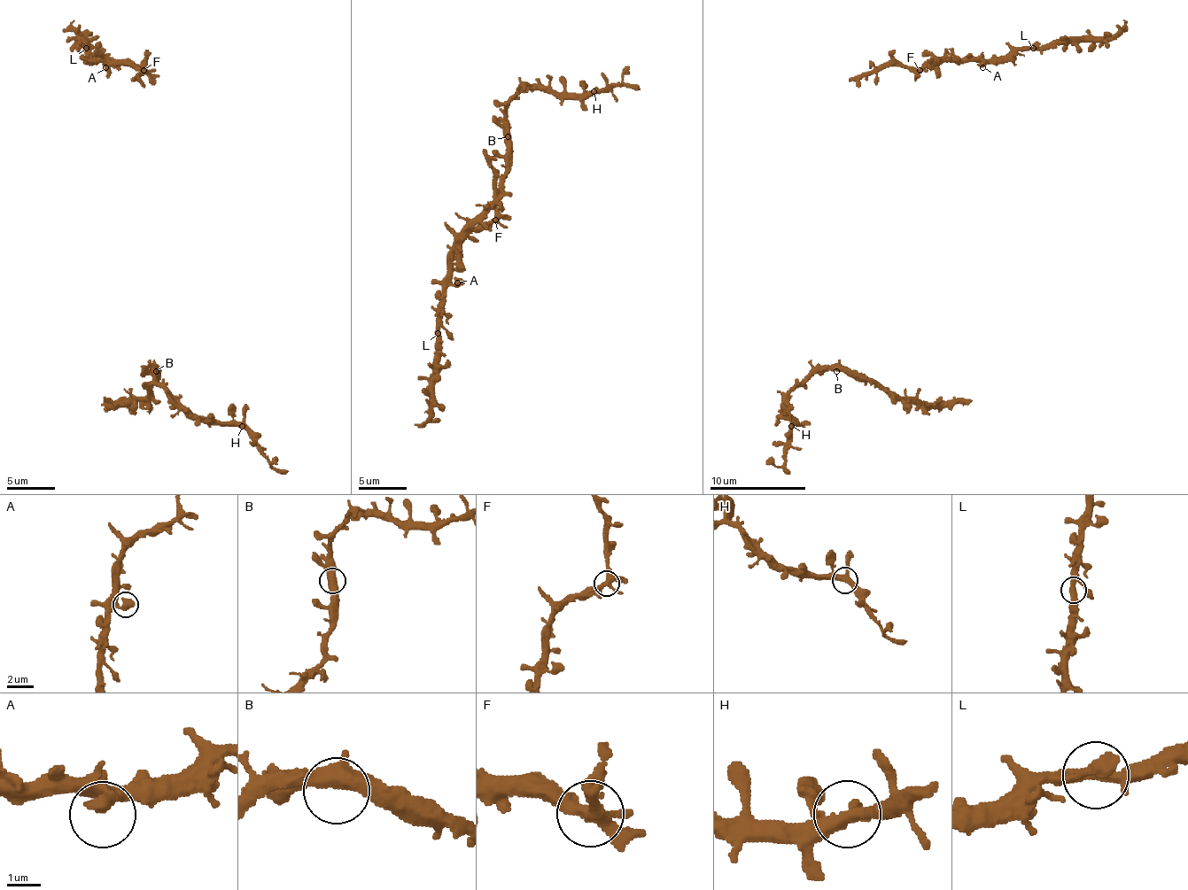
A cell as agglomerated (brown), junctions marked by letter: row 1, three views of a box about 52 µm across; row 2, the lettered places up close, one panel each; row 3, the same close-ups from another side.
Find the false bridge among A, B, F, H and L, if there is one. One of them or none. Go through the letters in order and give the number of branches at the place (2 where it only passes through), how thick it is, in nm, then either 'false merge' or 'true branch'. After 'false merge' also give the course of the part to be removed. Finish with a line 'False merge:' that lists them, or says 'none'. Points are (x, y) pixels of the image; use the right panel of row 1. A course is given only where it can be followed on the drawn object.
A: branches 1; calibre 550 nm; true branch
B: branches 2; calibre 550 nm; true branch
F: branches 4; calibre 360 nm; true branch
H: branches 4; calibre 360 nm; true branch
L: branches 4; calibre 360 nm; true branch
False merge: none

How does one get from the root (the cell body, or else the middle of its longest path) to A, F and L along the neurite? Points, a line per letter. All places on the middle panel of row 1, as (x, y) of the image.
A: (493, 156), (491, 167), (495, 174), (495, 218), (488, 222), (478, 222), (454, 247), (453, 278), (457, 282)
F: (493, 156), (491, 167), (495, 174), (495, 220)
L: (493, 156), (495, 218), (478, 222), (454, 247), (453, 278), (445, 290), (438, 333)

